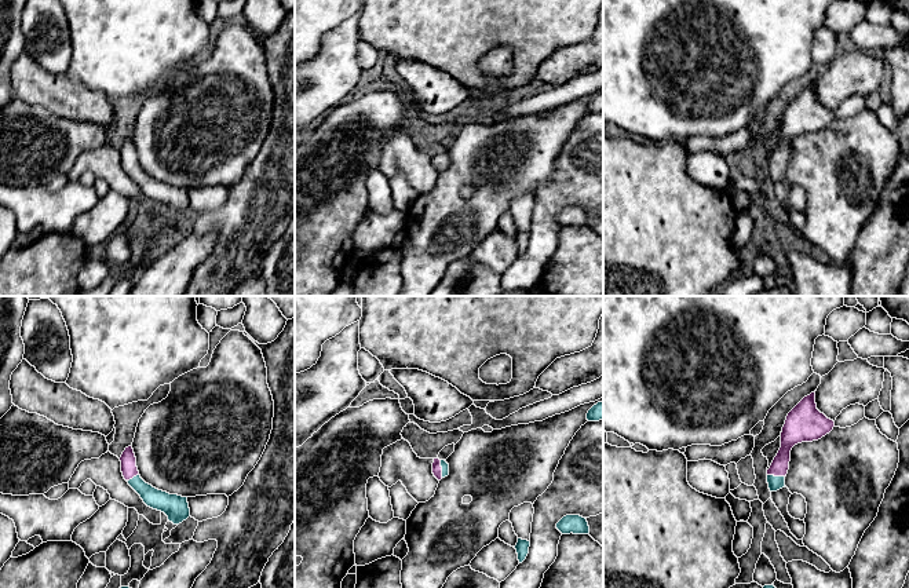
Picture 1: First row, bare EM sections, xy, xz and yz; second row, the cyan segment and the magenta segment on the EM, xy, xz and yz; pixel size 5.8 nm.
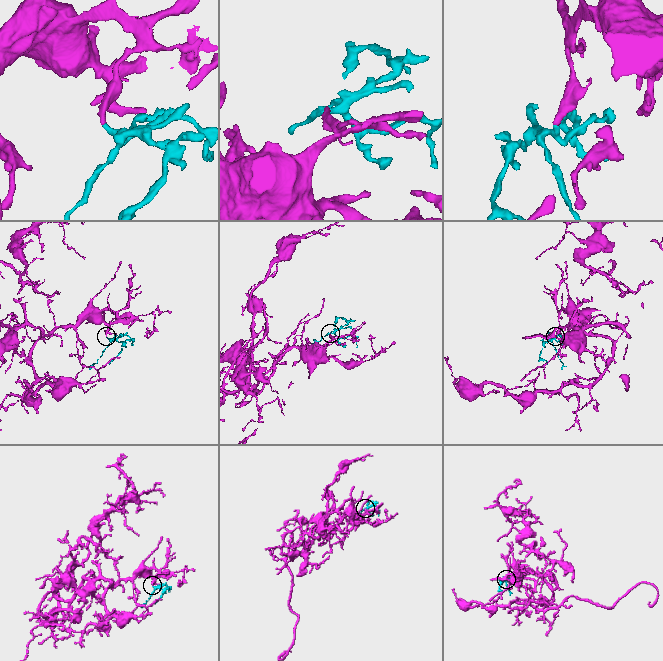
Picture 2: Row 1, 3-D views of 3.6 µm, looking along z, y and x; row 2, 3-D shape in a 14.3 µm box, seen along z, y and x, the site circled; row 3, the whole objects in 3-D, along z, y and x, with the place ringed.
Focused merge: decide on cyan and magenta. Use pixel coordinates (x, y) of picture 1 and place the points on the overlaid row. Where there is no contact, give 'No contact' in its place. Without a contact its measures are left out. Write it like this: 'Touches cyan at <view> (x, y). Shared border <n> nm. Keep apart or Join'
Touches cyan at xz (442, 468). Shared border 110 nm. Join

